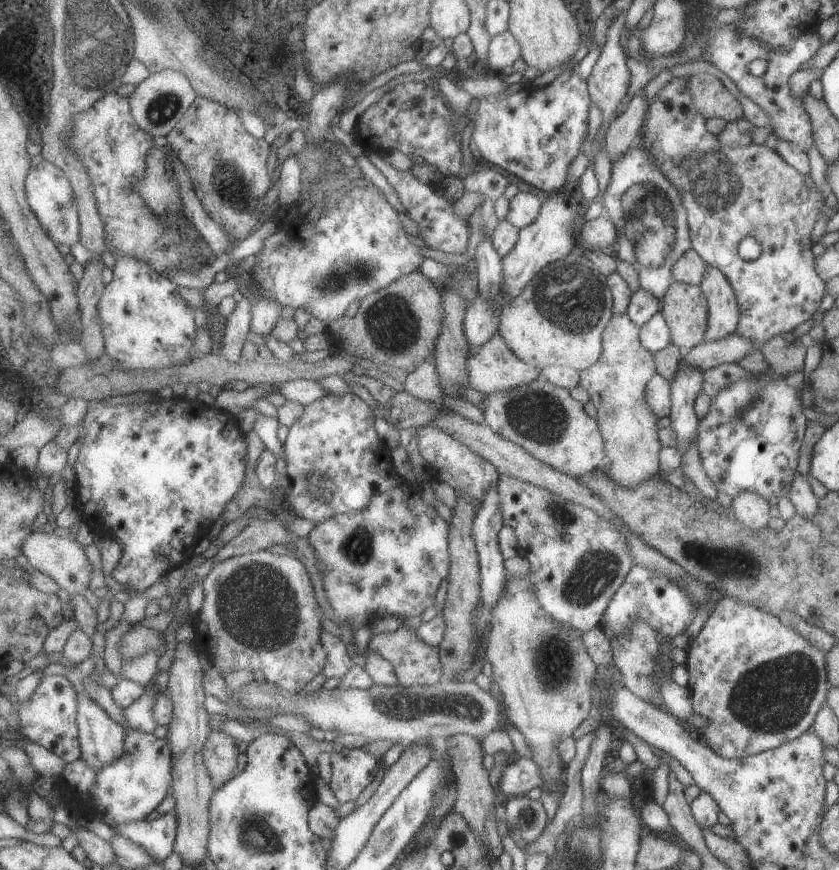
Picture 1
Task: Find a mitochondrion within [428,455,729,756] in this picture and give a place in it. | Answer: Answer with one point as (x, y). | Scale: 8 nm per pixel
(588, 582)

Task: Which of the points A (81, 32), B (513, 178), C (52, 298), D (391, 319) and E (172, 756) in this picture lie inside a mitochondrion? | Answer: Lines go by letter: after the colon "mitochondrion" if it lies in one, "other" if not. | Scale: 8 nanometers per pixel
A: mitochondrion
B: other
C: other
D: mitochondrion
E: other

